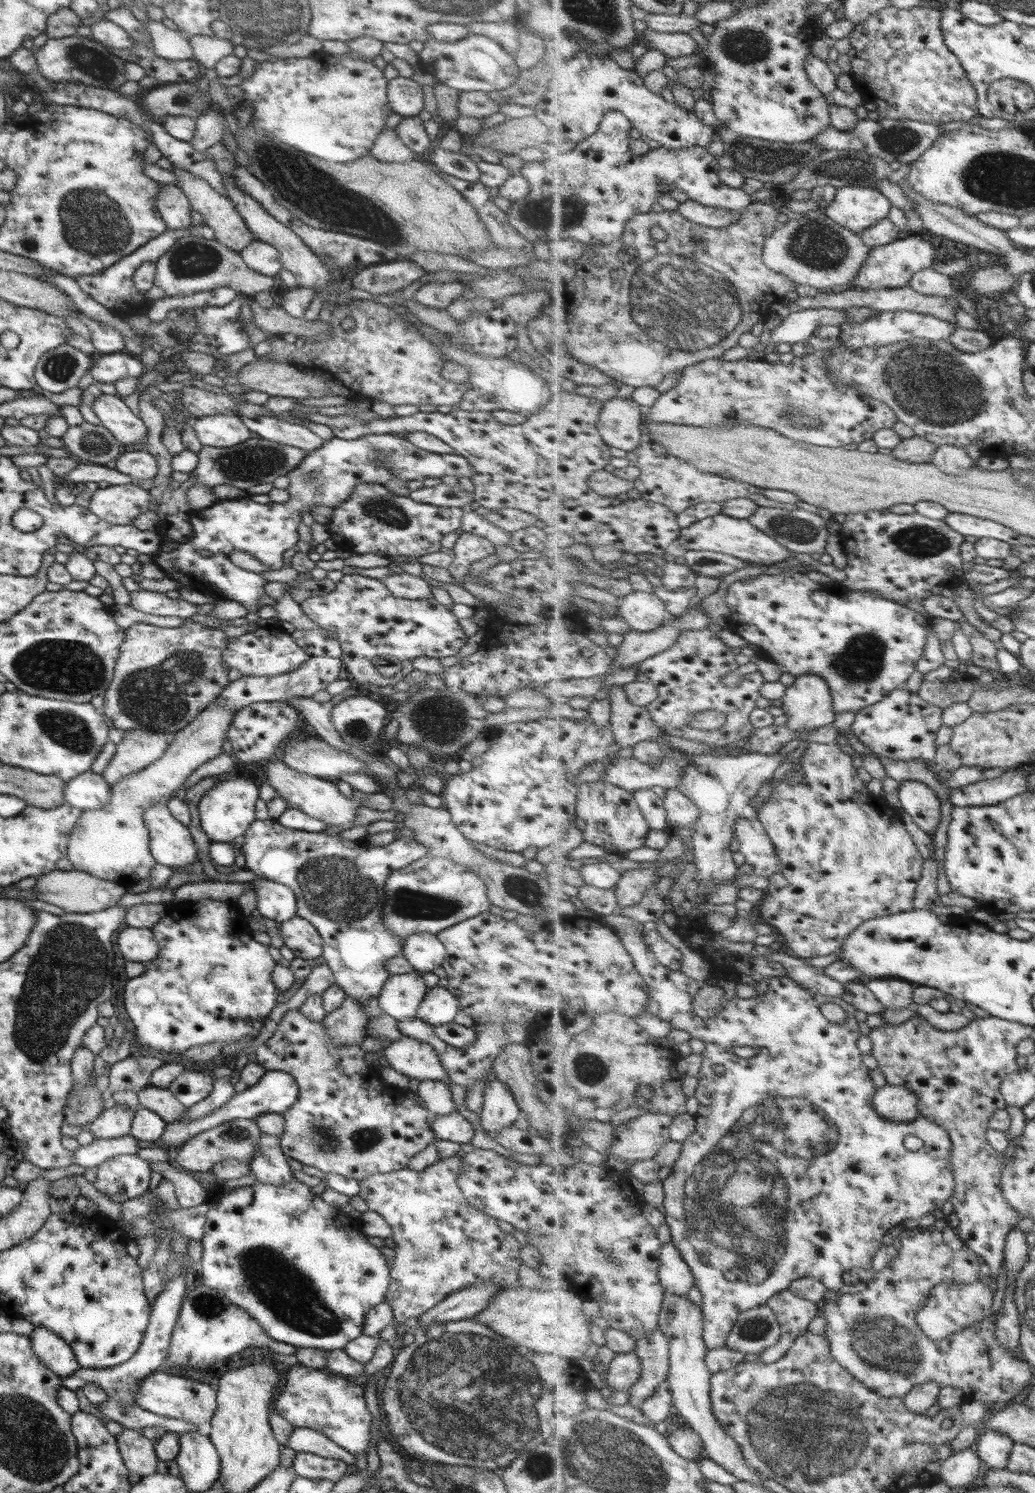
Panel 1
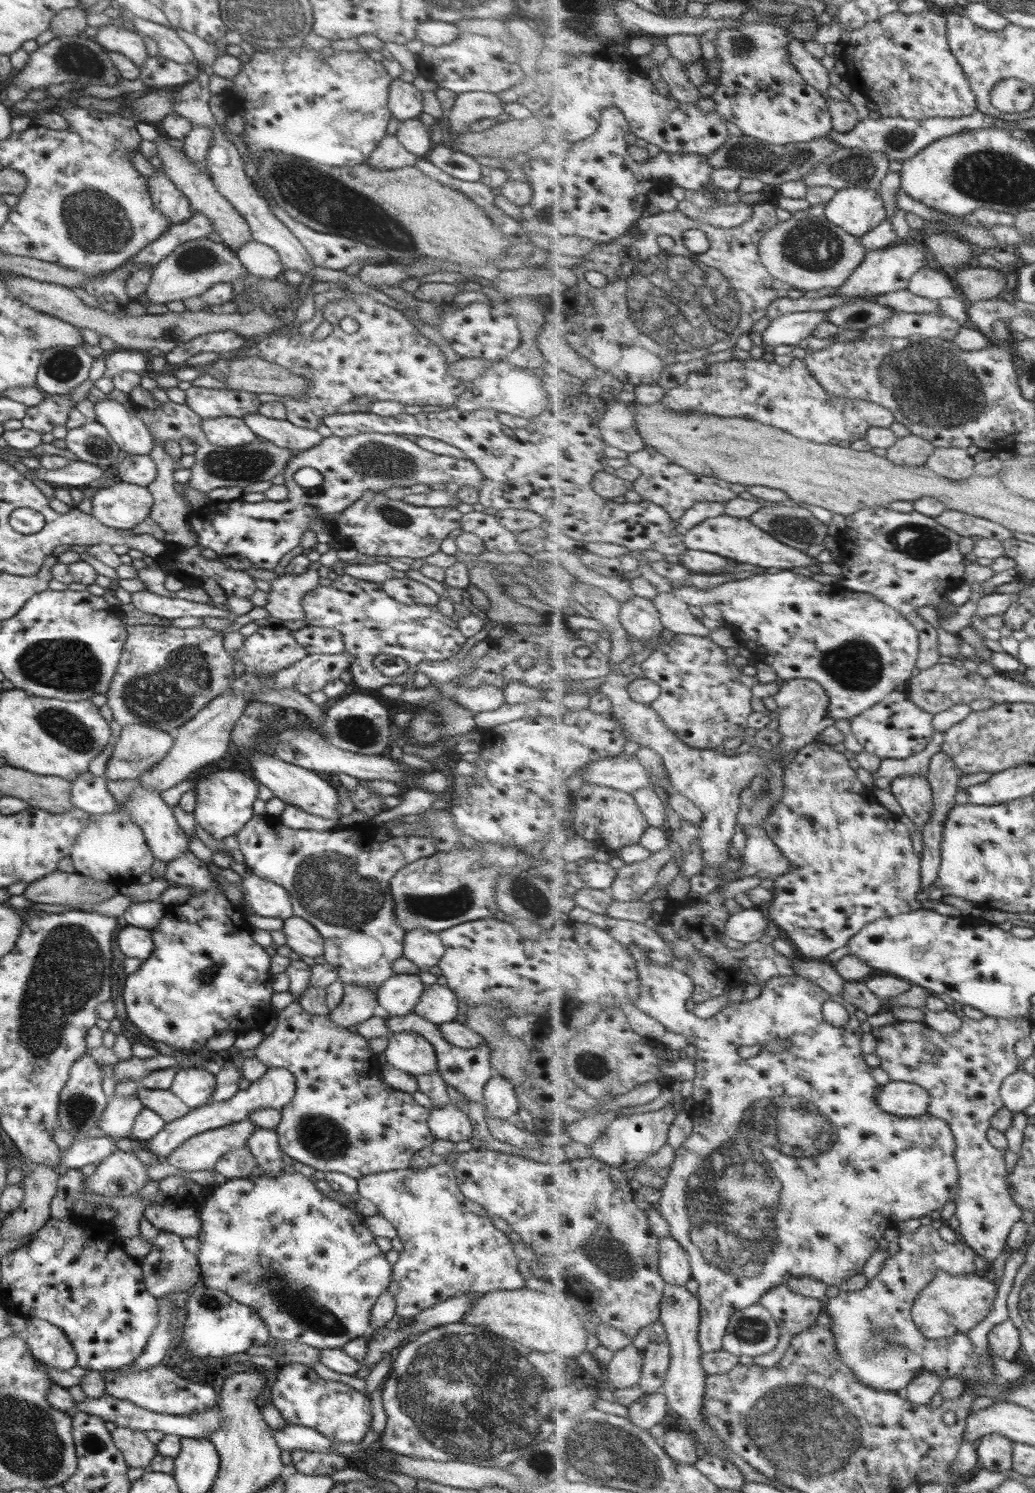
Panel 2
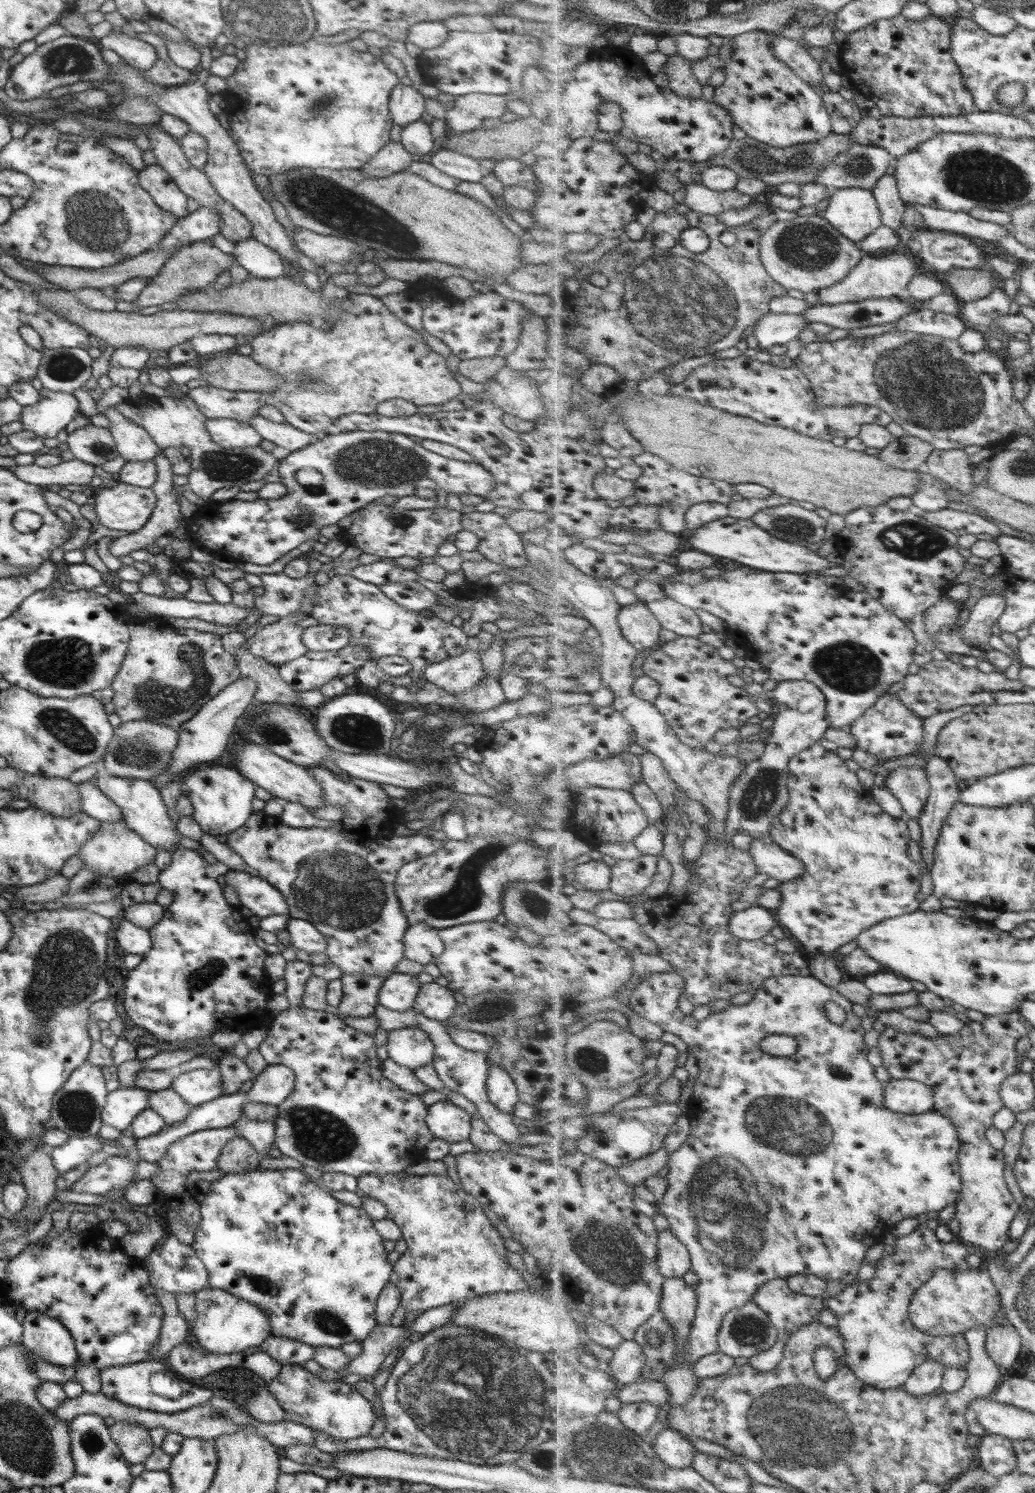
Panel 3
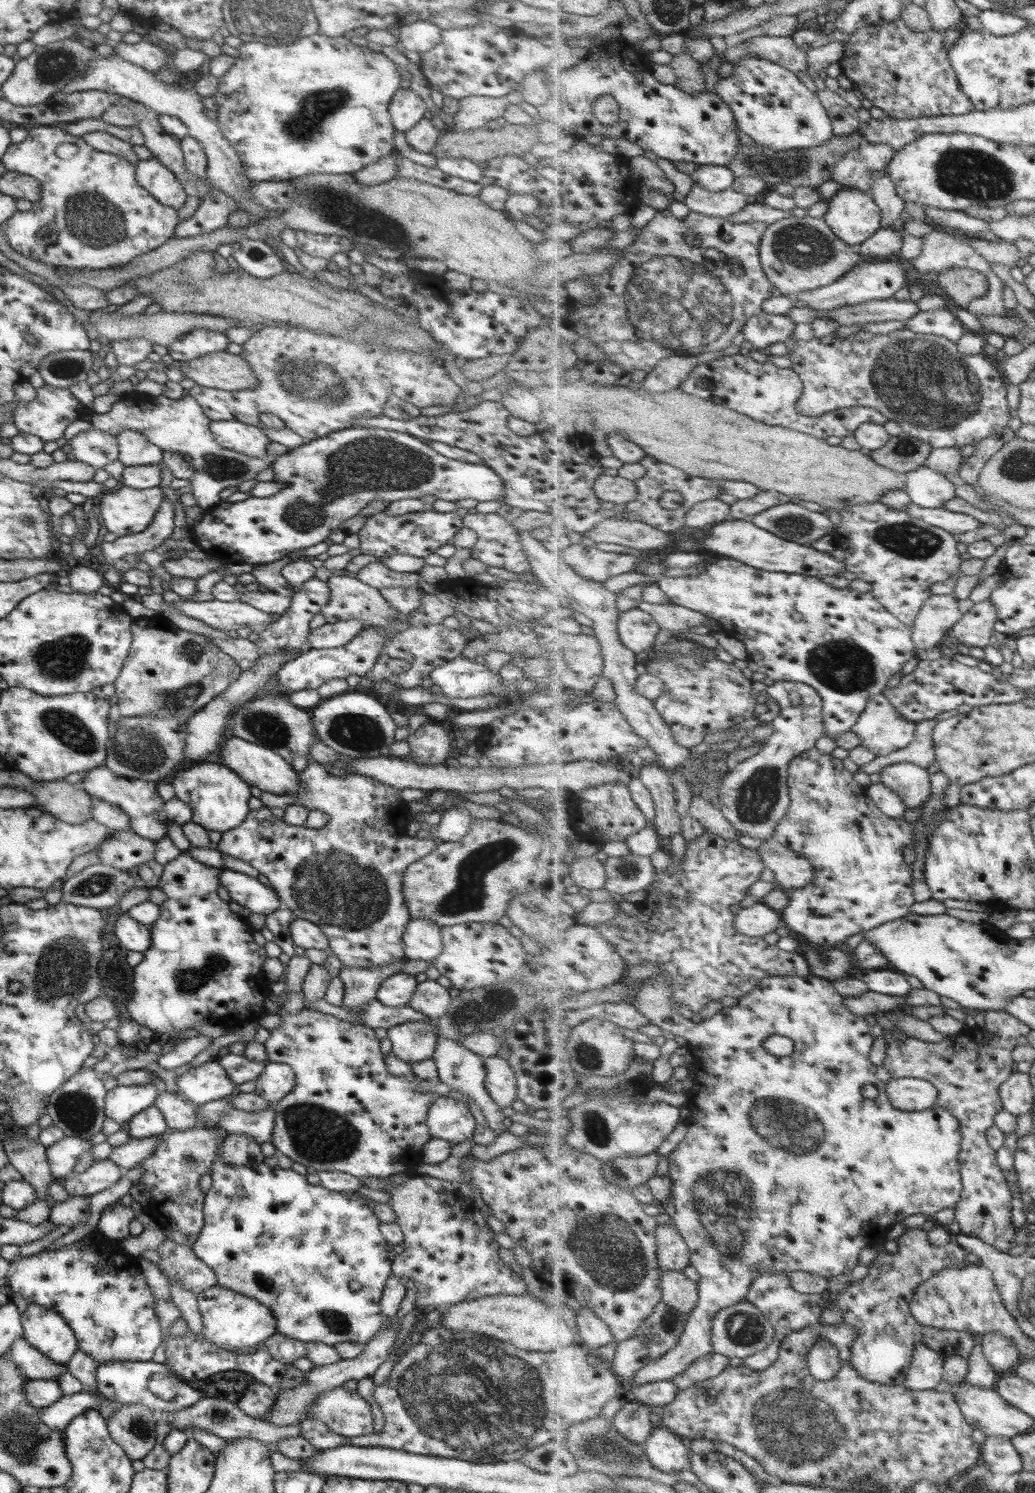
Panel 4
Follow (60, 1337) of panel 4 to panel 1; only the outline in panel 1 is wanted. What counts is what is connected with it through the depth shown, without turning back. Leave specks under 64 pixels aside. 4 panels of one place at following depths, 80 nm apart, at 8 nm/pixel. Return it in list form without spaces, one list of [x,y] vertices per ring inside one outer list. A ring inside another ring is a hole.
[[[35,1326],[27,1338],[35,1356],[57,1377],[71,1376],[80,1367],[69,1346],[44,1326]]]

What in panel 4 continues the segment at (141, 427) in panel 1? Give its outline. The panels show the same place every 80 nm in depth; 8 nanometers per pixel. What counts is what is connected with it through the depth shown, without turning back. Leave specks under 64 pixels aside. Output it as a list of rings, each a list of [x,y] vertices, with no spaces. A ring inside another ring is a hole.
[[[125,429],[114,437],[118,446],[118,460],[124,466],[157,465],[162,460],[163,450],[151,444],[140,432]]]

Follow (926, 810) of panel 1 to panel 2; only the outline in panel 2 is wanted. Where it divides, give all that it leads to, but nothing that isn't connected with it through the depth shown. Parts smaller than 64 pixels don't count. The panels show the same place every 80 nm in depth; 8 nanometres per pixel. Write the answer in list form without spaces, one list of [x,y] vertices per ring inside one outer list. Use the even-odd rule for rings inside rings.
[[[903,775],[891,782],[890,791],[897,797],[907,815],[921,829],[932,819],[933,792],[928,778],[921,775]]]

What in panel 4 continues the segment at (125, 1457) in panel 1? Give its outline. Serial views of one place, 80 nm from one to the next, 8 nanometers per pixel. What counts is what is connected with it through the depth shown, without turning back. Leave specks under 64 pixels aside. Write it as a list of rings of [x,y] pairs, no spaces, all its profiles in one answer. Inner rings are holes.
[[[123,1404],[119,1410],[106,1421],[111,1440],[123,1449],[129,1460],[141,1460],[155,1446],[154,1428],[156,1427],[155,1412],[139,1404]]]

